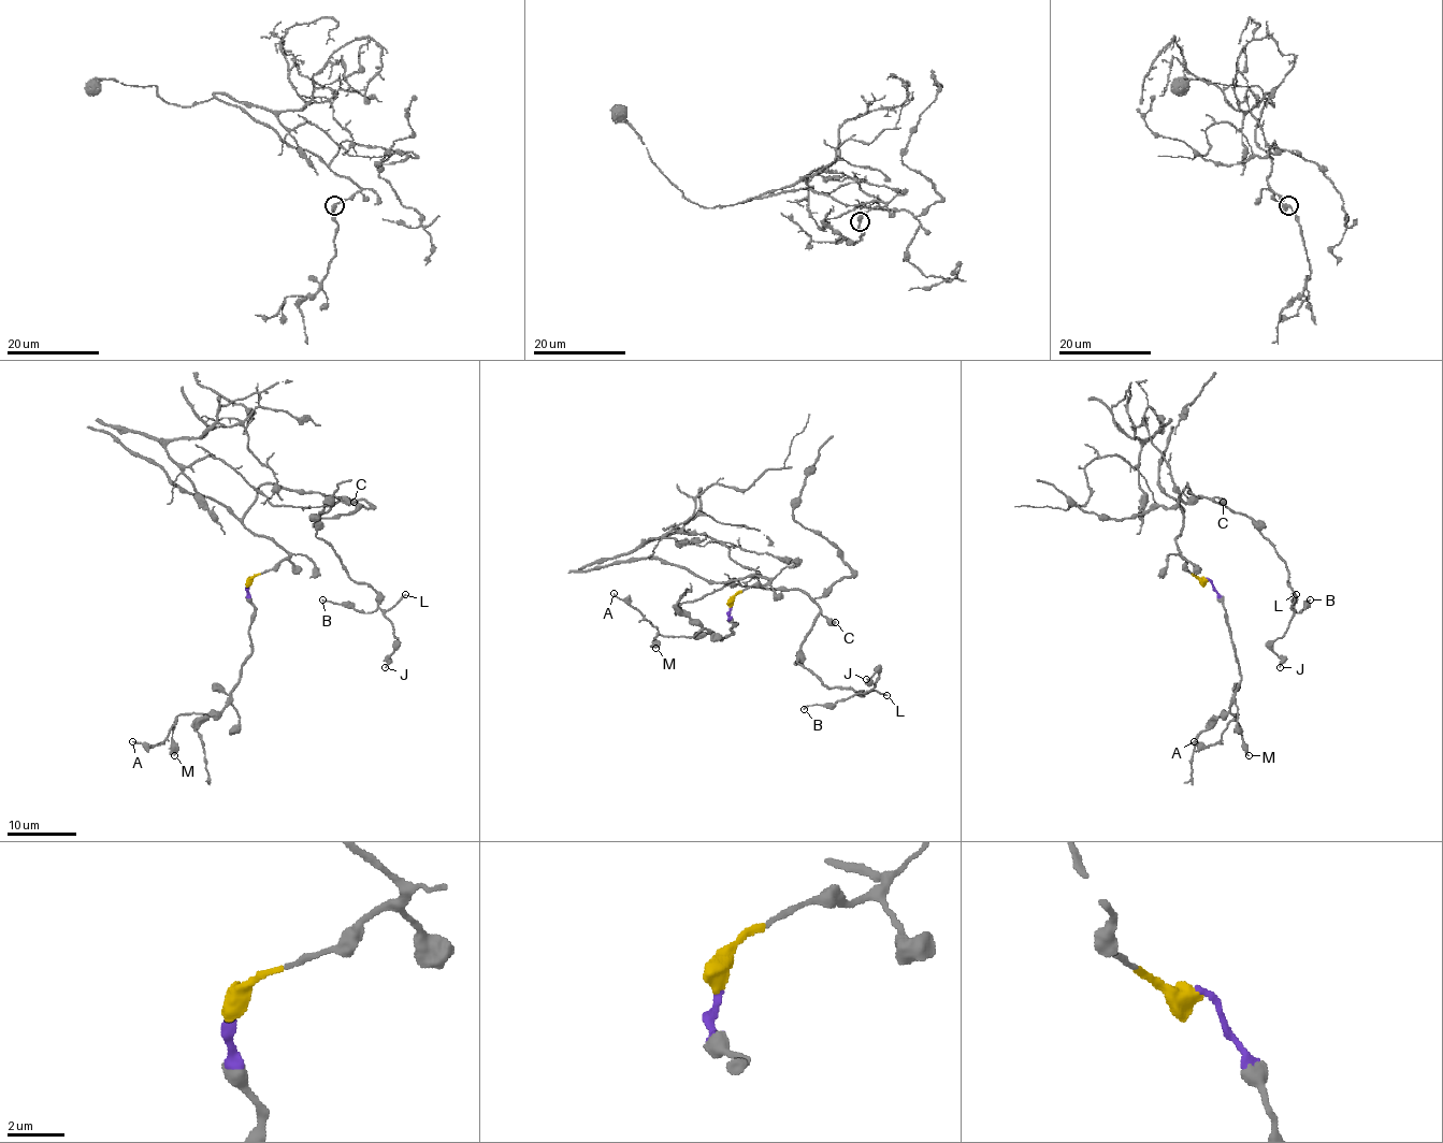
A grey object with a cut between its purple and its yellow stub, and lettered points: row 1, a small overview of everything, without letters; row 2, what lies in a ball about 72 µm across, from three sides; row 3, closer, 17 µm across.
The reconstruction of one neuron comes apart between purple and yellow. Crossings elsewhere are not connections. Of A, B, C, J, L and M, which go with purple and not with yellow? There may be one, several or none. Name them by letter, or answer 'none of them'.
A, M

